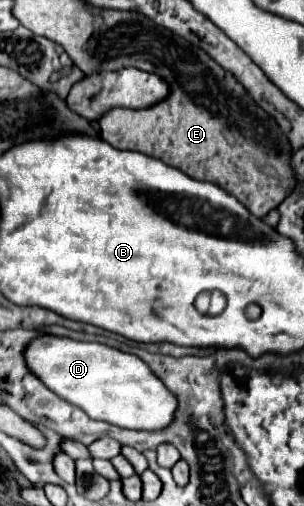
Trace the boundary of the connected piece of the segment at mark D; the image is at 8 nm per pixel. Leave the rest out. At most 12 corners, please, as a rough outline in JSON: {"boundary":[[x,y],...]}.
{"boundary":[[39,335],[47,389],[117,427],[157,431],[175,397],[135,355]]}

